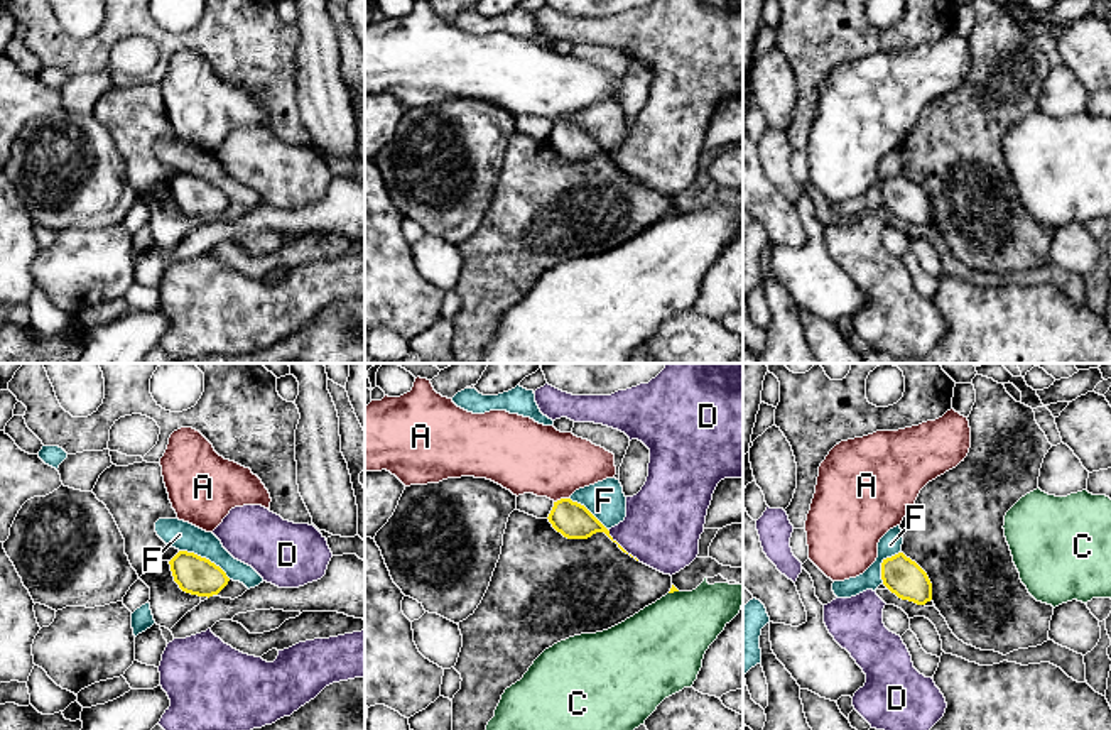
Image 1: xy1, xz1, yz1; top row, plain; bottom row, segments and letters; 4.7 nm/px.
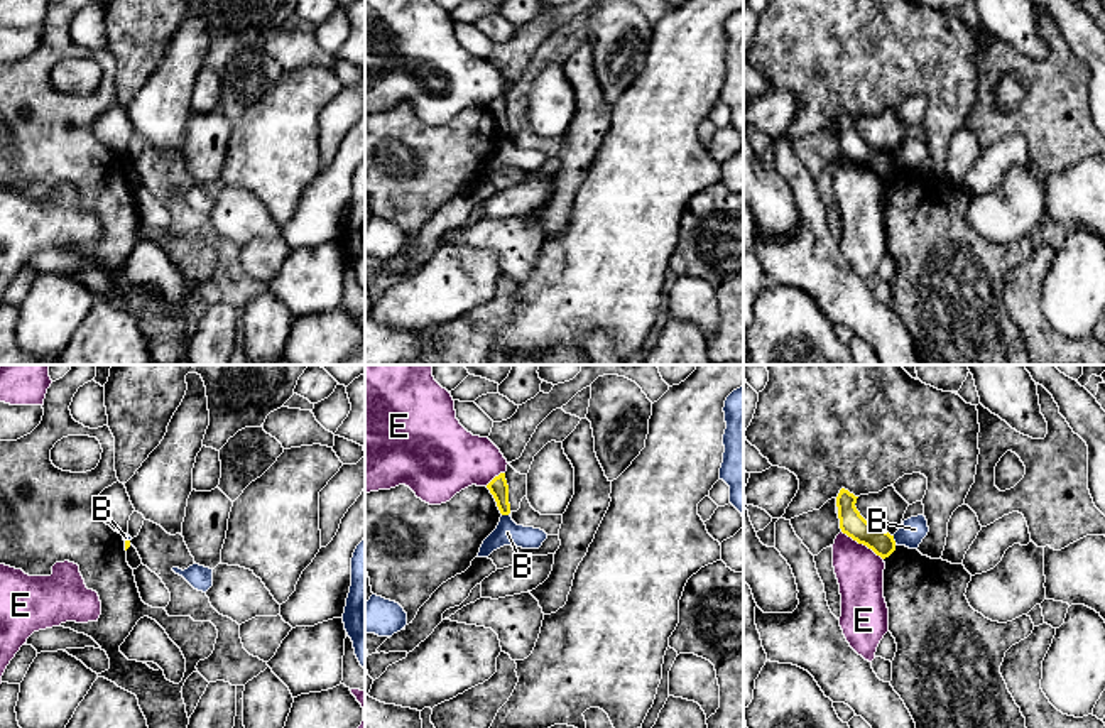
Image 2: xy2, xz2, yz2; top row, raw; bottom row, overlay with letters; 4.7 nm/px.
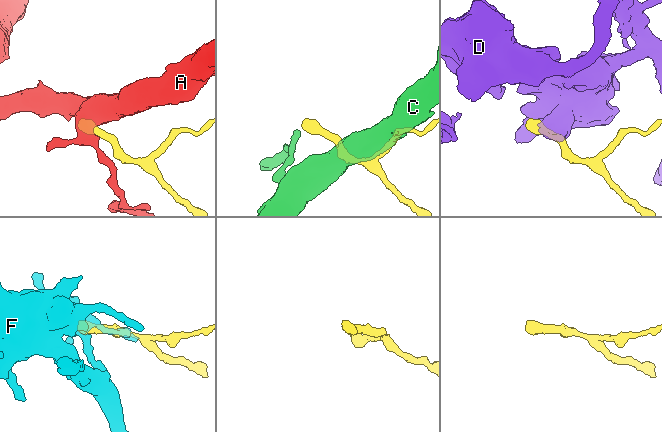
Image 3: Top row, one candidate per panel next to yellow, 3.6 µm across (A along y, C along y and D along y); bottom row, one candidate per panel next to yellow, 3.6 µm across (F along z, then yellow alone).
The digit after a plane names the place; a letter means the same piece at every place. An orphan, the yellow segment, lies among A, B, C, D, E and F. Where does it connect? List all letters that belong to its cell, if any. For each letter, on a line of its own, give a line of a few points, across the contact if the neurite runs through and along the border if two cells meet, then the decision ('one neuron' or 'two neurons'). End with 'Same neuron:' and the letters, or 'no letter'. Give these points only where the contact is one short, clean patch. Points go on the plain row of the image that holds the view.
A: xz1 (571, 141), (564, 134), (561, 120), (559, 112), (527, 80) | one neuron
B: yz2 (892, 157), (896, 164) | two neurons
C: xz1 (677, 212), (669, 215) | two neurons
D: xz1 (606, 151), (639, 181) | two neurons
E: two neurons
F: two neurons
Same neuron: A

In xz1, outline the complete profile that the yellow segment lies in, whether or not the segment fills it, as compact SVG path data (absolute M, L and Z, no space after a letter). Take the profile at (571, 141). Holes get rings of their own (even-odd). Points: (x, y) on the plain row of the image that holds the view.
M415 0L412 12L400 19L385 17L382 22L371 22L365 29L365 93L382 91L395 96L405 108L474 98L491 101L517 118L523 115L547 118L554 123L547 140L564 159L588 161L596 154L604 154L613 162L610 152L584 127L569 120L579 110L615 100L616 88L613 74L572 54L561 54L554 46L544 47L530 39L507 32L468 34L458 29L453 20L437 15L427 0Z

